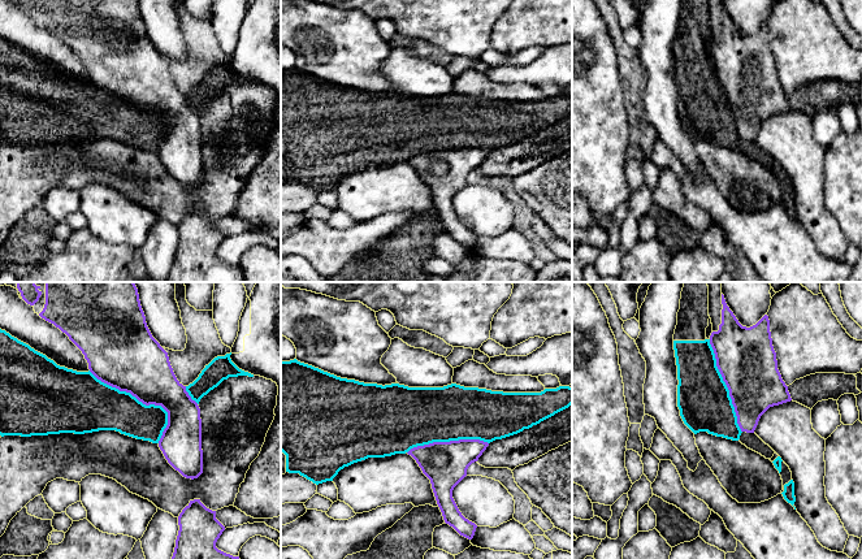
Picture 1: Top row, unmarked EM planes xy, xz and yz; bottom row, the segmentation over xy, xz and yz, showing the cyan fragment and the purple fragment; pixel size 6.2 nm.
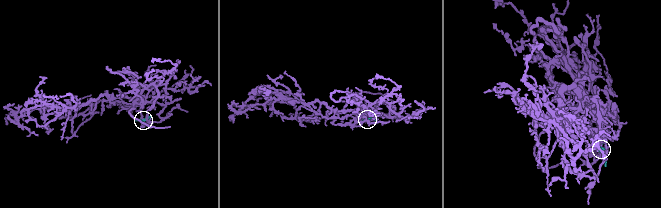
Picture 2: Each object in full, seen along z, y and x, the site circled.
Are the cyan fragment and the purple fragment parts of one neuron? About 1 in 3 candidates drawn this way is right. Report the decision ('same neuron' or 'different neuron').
different neuron

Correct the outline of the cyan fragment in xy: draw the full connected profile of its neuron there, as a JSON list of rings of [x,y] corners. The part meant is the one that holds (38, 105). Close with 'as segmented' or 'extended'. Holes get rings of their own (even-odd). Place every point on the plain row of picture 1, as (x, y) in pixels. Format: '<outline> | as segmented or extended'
[[[0,38],[1,146],[116,139],[137,148],[159,152],[166,134],[168,121],[161,114],[146,114],[130,101],[101,91],[90,79],[77,81],[60,75]]] | as segmented

